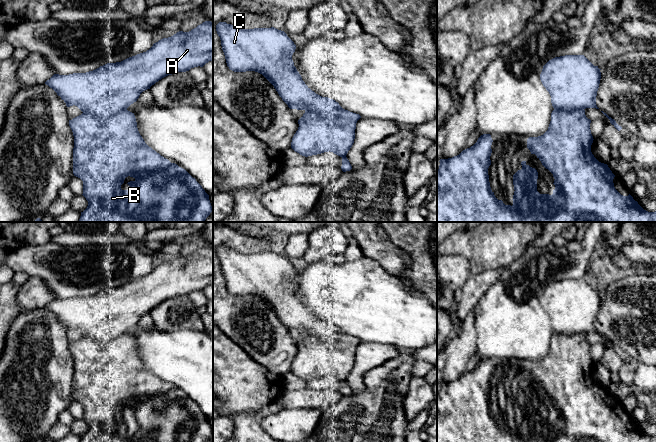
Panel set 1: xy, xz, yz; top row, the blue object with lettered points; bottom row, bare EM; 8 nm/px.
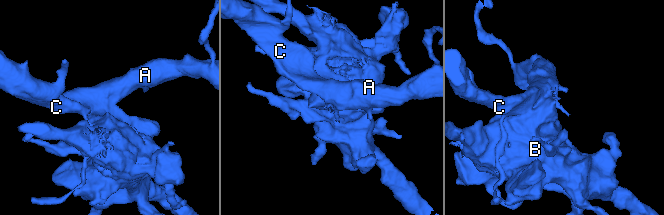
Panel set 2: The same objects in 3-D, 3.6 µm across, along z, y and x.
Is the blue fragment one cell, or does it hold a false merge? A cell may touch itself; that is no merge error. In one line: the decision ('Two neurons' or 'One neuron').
Two neurons

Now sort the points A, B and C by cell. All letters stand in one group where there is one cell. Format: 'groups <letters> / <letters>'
groups A C / B

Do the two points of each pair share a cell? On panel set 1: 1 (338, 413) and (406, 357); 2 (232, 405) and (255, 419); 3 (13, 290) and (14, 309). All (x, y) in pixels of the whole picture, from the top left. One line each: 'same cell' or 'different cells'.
1: same cell
2: different cells
3: same cell

